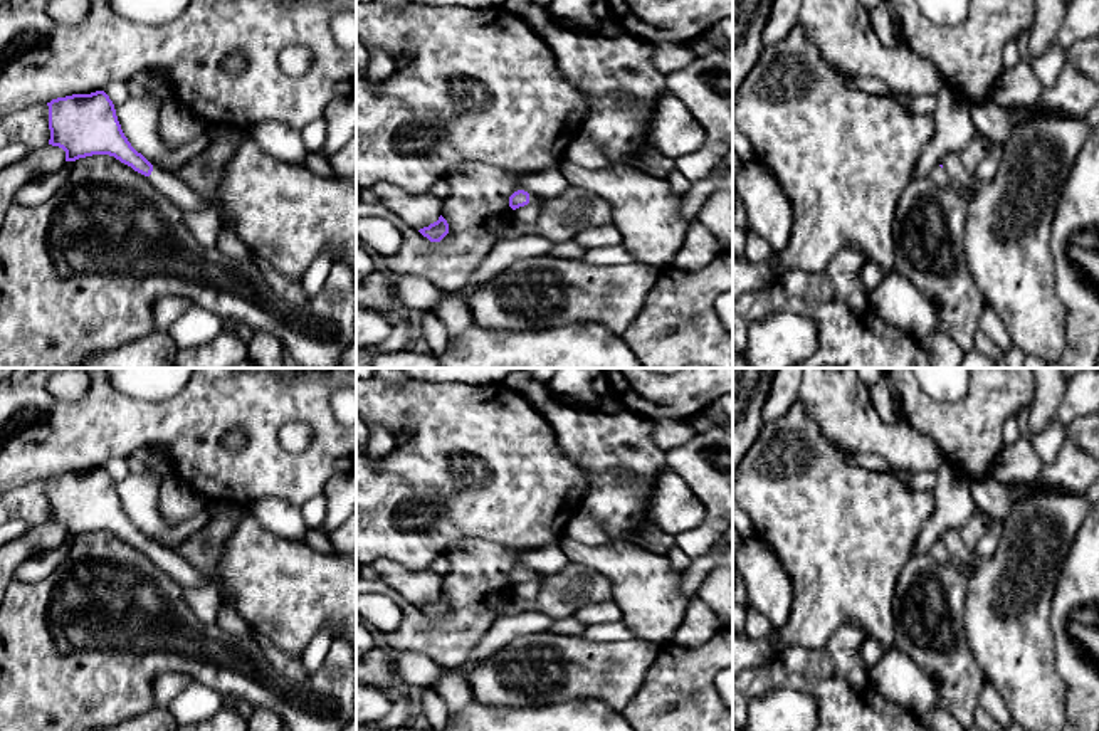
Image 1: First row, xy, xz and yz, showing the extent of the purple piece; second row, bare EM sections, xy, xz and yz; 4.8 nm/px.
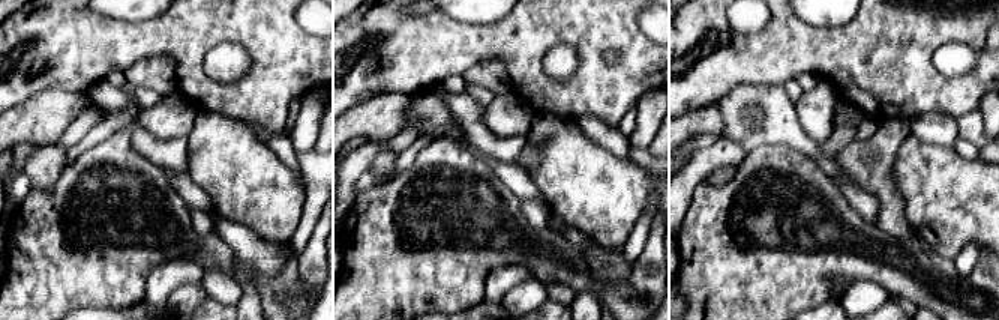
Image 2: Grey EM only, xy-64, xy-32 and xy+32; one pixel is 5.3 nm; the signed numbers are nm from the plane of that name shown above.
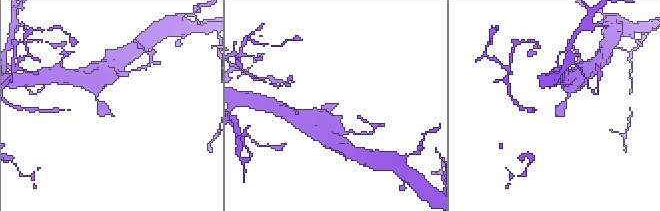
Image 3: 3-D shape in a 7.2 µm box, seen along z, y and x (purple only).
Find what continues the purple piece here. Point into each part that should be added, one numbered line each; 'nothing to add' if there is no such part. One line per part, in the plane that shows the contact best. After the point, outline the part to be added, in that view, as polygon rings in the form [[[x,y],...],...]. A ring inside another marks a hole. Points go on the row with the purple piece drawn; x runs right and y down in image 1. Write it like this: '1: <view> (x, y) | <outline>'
1: xy (170, 185) | [[[153,166],[148,180],[158,192],[161,192],[185,212],[200,212],[208,208],[207,203],[188,185],[185,185],[176,175],[170,171]]]

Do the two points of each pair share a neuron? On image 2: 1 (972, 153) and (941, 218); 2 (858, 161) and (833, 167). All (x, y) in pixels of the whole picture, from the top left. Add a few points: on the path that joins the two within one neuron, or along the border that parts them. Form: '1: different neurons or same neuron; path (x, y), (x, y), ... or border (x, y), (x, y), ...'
1: different neurons; border (953, 147), (966, 160), (978, 160)
2: different neurons; border (833, 158), (857, 184)

